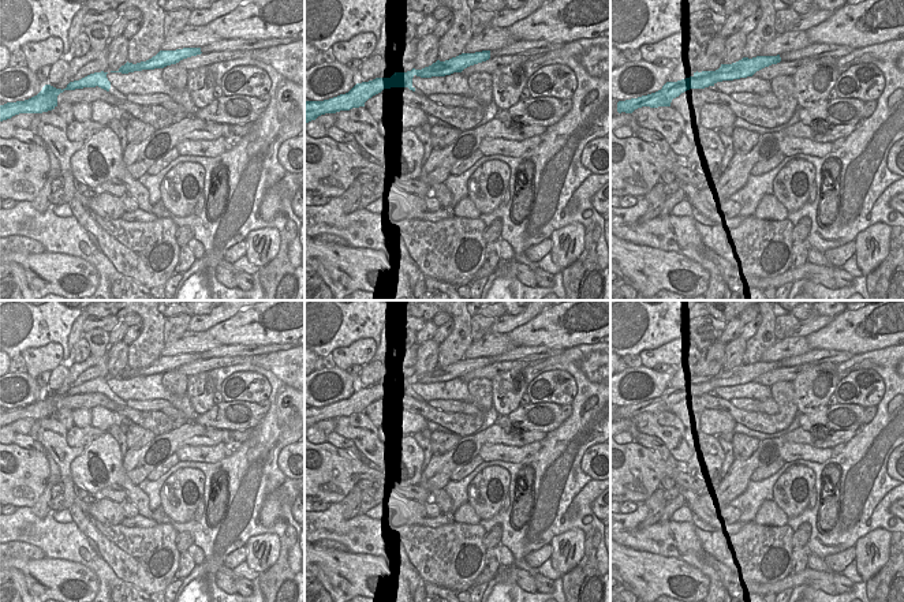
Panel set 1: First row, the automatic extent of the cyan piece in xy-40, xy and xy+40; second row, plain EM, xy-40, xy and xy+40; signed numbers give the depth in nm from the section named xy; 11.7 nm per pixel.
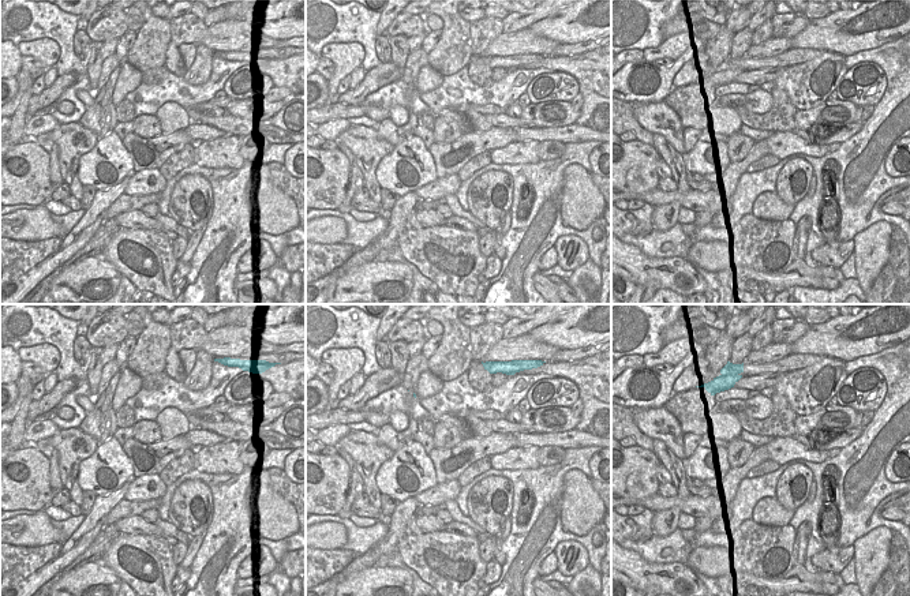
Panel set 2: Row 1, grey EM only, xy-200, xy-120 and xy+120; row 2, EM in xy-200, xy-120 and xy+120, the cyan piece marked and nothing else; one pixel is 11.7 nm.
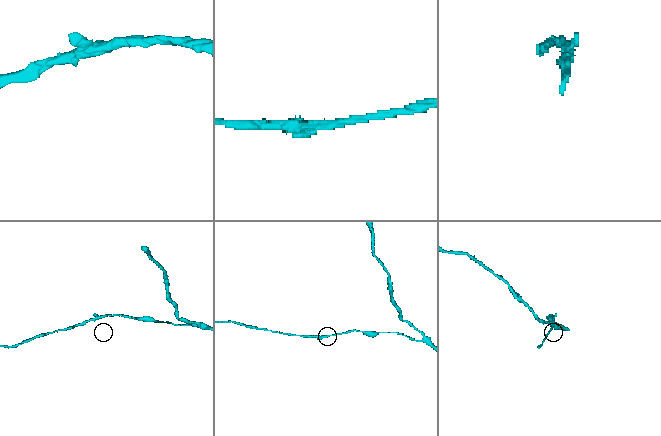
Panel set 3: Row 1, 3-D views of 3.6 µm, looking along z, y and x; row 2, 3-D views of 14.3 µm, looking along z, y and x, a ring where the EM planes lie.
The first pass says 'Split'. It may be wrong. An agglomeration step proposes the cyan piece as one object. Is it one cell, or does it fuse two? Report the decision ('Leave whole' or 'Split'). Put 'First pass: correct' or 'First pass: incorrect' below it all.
Leave whole
First pass: incorrect

